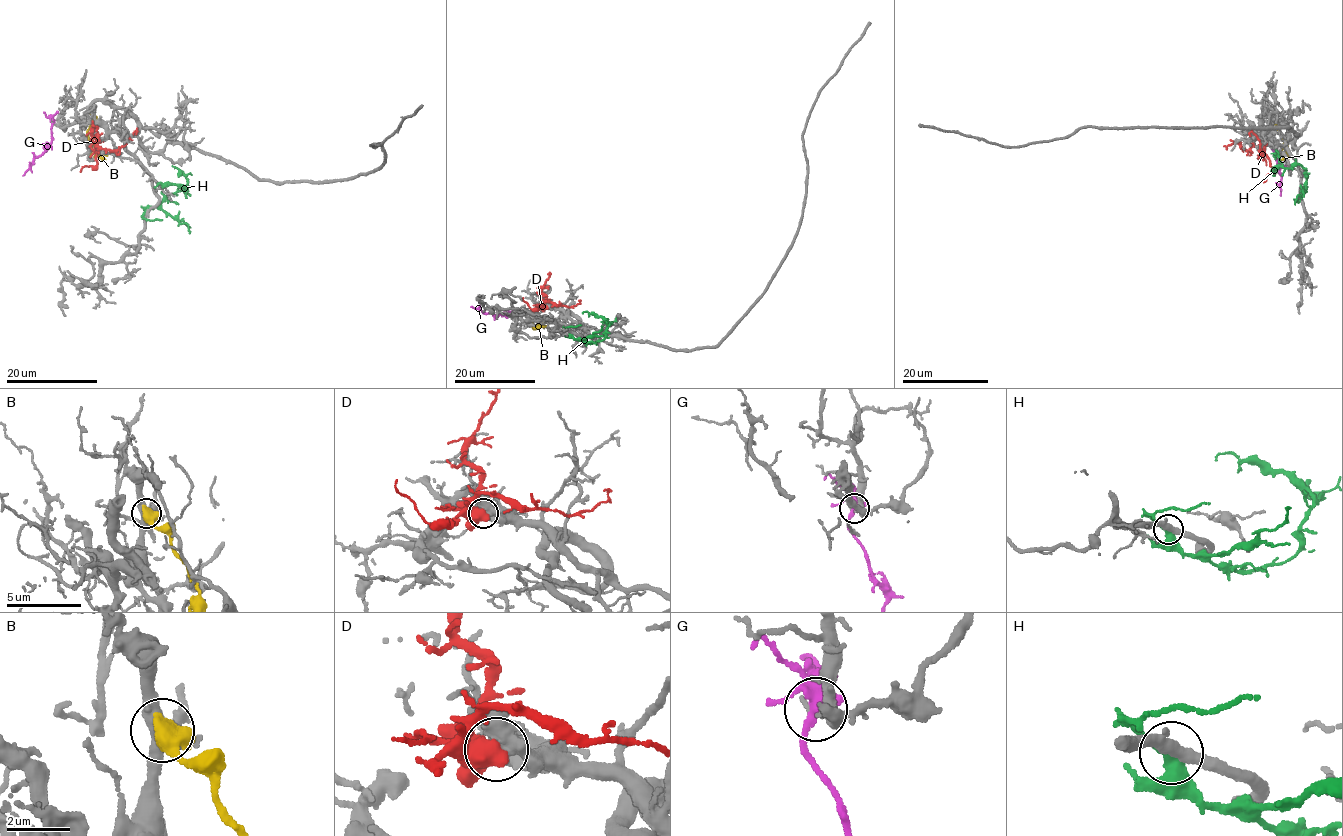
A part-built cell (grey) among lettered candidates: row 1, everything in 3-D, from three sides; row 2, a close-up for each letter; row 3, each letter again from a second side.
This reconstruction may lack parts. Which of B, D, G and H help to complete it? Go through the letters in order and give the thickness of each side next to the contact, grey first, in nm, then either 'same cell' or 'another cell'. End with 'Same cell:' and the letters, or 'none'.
B: 360 nm thick on the grey side, 750 nm on the other; another cell
D: 400 nm thick on the grey side, 800 nm on the other; same cell
G: 180 nm thick on the grey side, 400 nm on the other; another cell
H: 380 nm thick on the grey side, 400 nm on the other; another cell
Same cell: D

